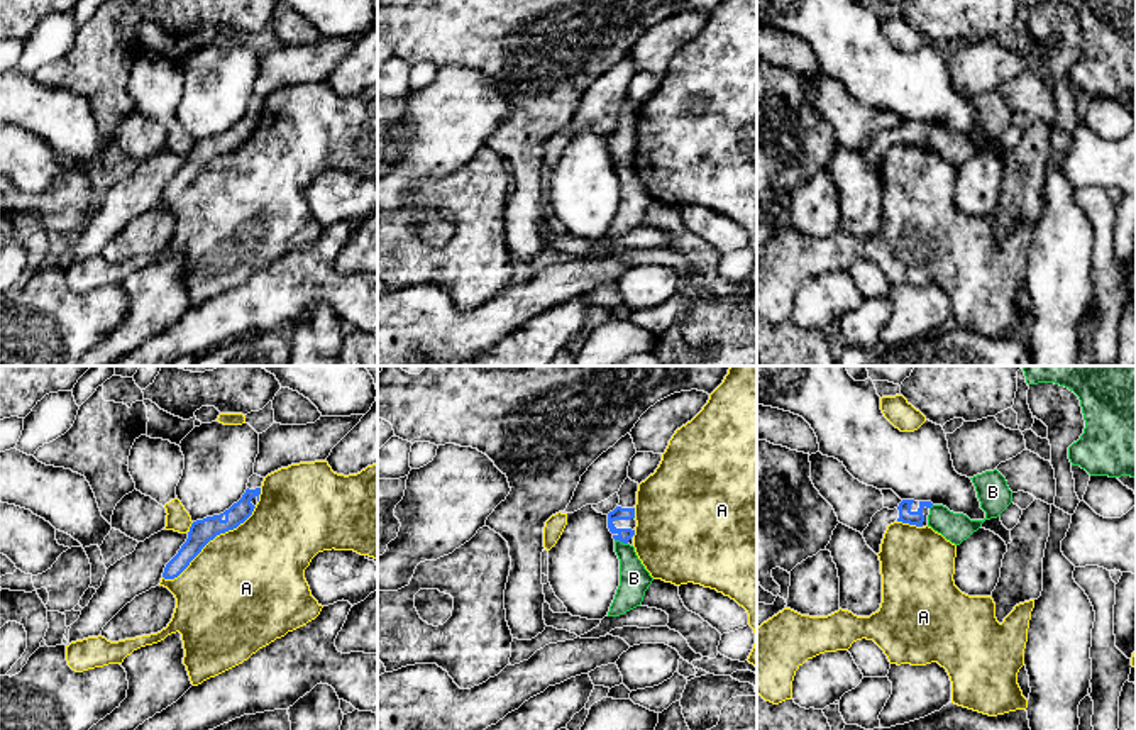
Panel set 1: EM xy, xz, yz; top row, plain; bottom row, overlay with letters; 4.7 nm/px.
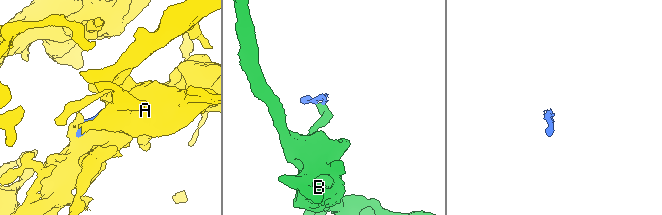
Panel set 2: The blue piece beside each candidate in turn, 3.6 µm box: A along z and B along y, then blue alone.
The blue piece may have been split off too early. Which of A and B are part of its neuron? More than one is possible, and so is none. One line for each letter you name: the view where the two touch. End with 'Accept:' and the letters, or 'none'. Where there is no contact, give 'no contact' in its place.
B: contact in xz
Accept: B

